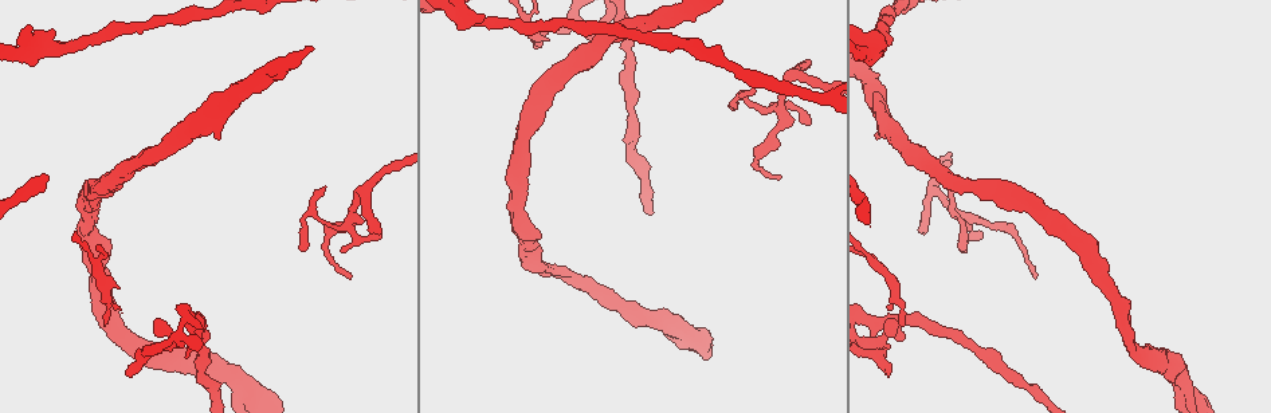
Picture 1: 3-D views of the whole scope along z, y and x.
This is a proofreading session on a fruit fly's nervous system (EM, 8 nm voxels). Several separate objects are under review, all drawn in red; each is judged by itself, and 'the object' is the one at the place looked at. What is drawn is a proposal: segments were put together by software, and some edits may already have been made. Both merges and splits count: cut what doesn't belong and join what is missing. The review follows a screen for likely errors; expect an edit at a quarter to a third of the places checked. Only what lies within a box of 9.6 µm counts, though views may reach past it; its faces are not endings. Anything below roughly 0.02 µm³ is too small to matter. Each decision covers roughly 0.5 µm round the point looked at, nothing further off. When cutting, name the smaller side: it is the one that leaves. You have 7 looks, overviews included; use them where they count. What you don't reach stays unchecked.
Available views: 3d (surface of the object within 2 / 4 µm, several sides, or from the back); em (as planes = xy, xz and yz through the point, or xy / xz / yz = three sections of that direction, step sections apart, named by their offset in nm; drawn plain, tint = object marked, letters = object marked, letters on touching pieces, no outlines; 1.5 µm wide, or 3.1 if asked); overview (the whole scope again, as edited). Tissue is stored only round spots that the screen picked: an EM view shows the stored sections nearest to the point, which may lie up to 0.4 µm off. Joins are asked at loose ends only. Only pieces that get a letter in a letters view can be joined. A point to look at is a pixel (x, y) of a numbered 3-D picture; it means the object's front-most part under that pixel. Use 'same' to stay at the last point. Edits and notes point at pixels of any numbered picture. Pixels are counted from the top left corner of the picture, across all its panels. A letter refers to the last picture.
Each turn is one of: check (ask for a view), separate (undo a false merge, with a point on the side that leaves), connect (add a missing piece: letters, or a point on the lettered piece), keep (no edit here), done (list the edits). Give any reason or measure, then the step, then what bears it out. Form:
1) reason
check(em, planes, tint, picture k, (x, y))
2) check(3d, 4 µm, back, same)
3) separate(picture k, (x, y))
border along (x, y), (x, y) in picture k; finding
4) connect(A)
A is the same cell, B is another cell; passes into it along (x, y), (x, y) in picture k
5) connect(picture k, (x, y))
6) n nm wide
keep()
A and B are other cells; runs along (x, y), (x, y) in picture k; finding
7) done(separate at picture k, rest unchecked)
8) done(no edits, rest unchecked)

free end
check(em, planes, letters, picture 1, (324, 186))

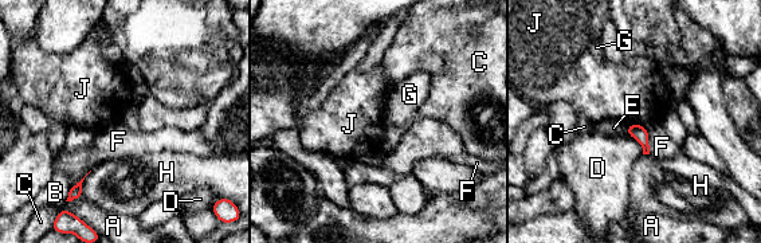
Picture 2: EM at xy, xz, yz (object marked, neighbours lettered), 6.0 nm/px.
keep()
A, B, C, D, E, F, G, H and J are other cells; border along (626, 125), (642, 125), (647, 130) in picture 2; none of them fits

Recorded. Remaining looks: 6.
branch stops here
check(em, xy, step 4, letters, picture 1, (888, 374))

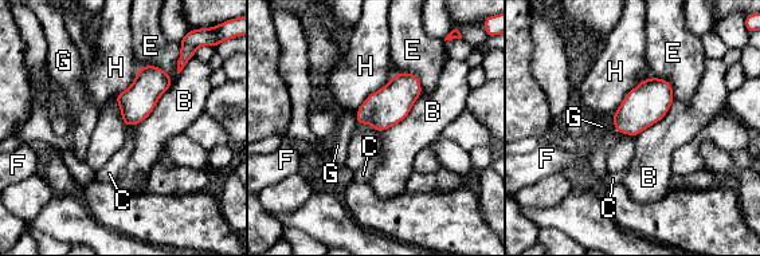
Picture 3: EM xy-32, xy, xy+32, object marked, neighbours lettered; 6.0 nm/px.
keep()
B, C, E, F, G and H are other cells; border along (611, 121), (614, 128), (623, 134) in picture 3; no lettered piece goes on from it

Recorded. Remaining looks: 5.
branch stops here
check(3d, 4 µm, picture 1, (982, 232))

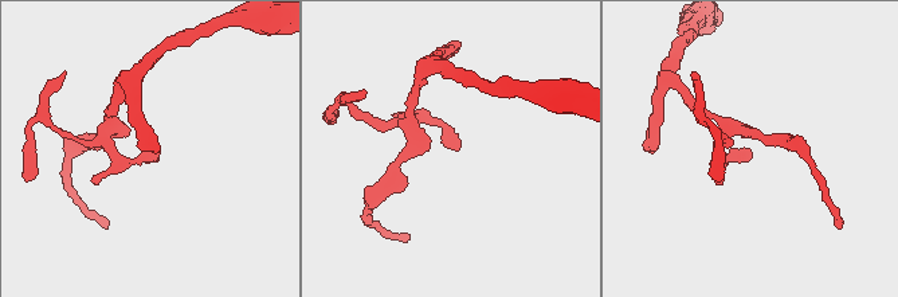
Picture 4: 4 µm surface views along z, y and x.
check(em, yz, step 8, letters, picture 4, (159, 154))

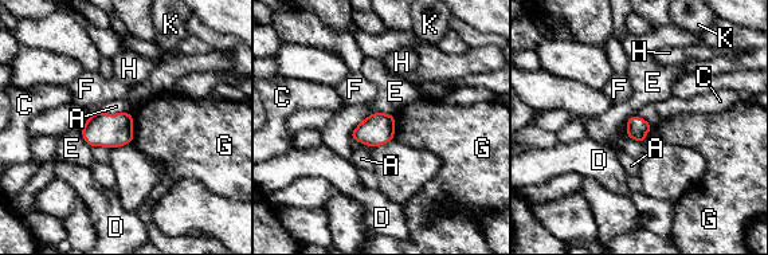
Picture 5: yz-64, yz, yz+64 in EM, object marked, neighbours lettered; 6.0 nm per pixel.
cut it another way
check(em, planes, letters, same)

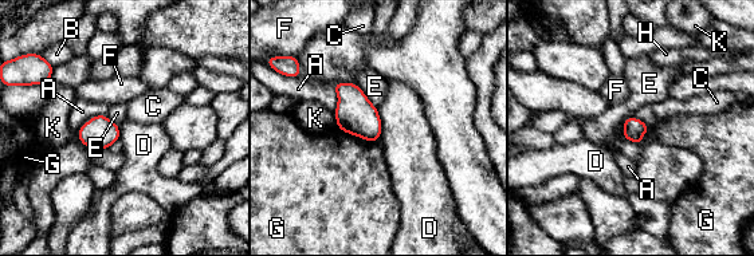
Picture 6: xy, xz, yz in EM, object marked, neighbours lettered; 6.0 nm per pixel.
keep()
A, B, C, D, E, F, G, H and K are other cells; border along (376, 107), (381, 125), (377, 141) in picture 6; no lettered piece goes on from it

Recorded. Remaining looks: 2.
done(no edits, rest unchecked)

